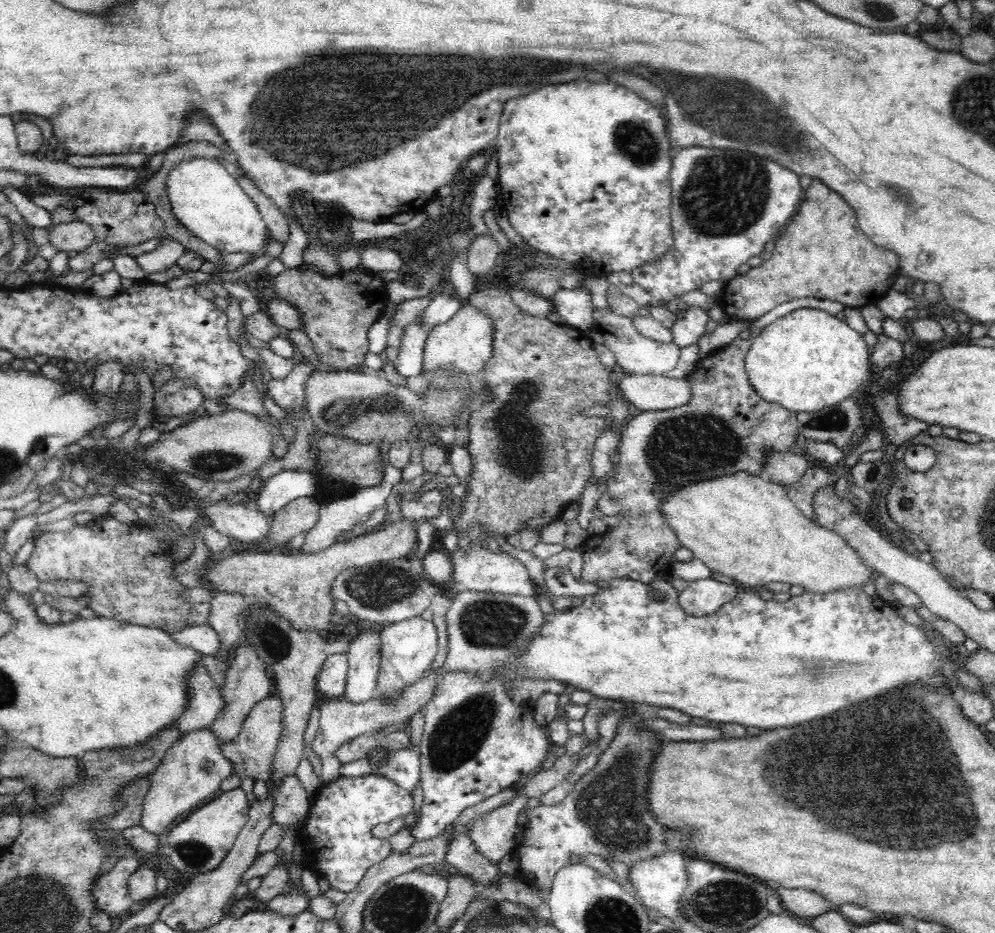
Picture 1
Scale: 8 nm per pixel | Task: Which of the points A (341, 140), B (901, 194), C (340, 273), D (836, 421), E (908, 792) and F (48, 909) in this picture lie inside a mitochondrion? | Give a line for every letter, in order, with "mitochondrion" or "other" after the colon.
A: mitochondrion
B: mitochondrion
C: other
D: mitochondrion
E: mitochondrion
F: mitochondrion

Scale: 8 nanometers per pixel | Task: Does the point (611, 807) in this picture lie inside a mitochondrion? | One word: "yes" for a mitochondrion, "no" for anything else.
yes

